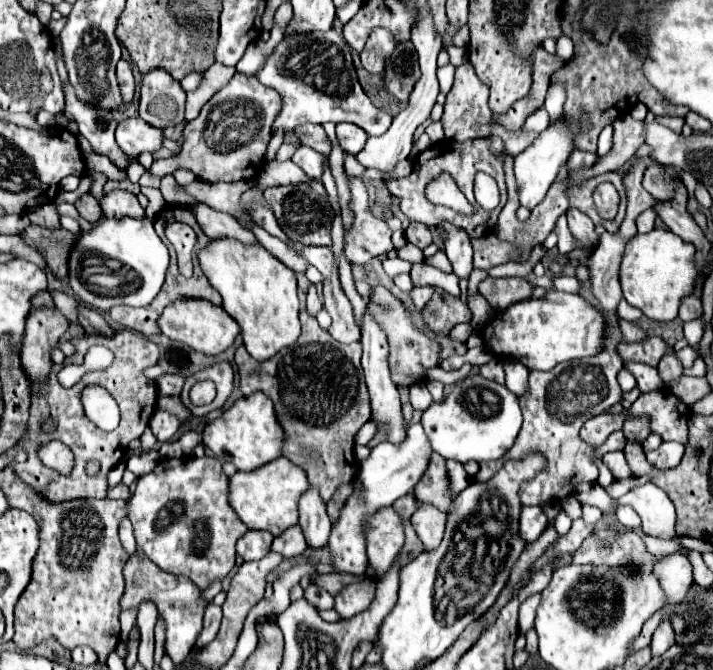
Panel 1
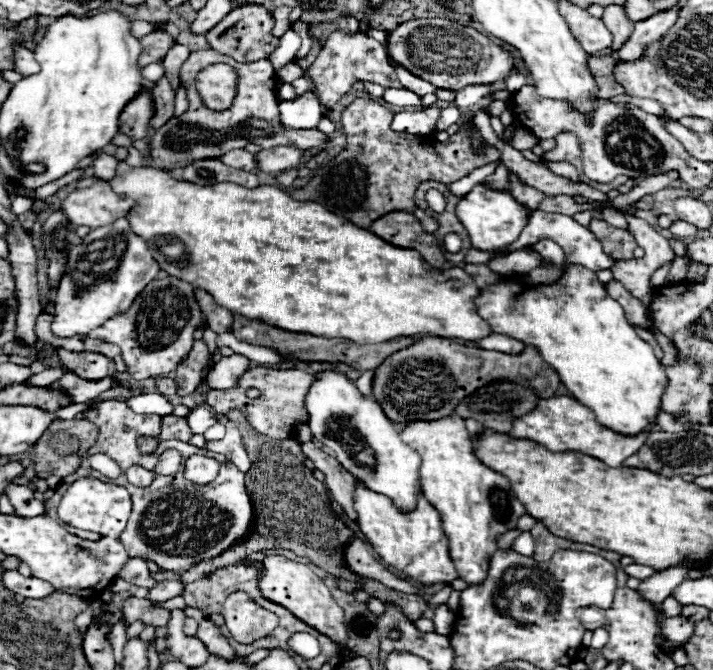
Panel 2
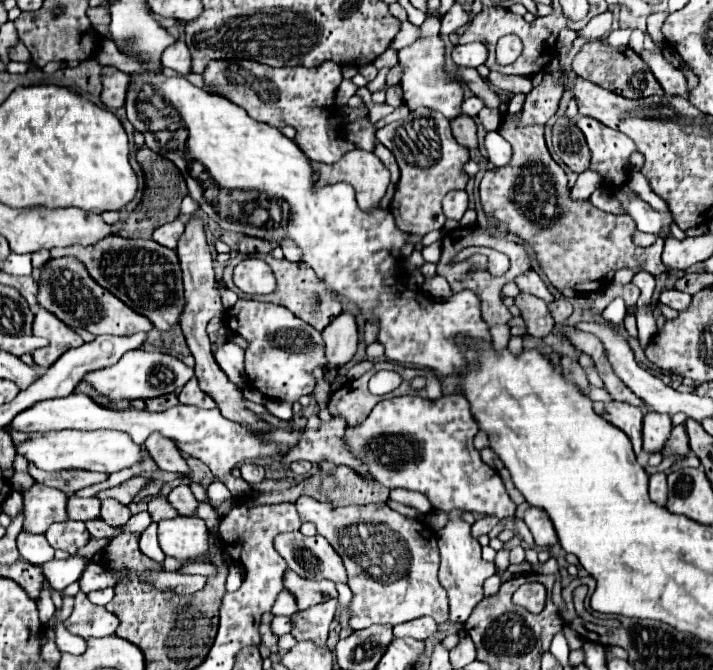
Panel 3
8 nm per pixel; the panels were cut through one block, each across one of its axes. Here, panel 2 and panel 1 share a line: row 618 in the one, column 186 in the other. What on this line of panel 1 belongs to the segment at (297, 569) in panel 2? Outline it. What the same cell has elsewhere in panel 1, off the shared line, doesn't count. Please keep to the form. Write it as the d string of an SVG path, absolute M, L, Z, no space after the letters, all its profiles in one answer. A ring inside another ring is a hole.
M182 298L182 302L174 302L164 308L164 314L160 316L160 330L168 338L186 342L190 348L208 356L220 354L226 348L230 348L236 336L240 334L238 322L234 322L234 318L230 318L224 308L214 306L206 300L186 300L186 298Z

